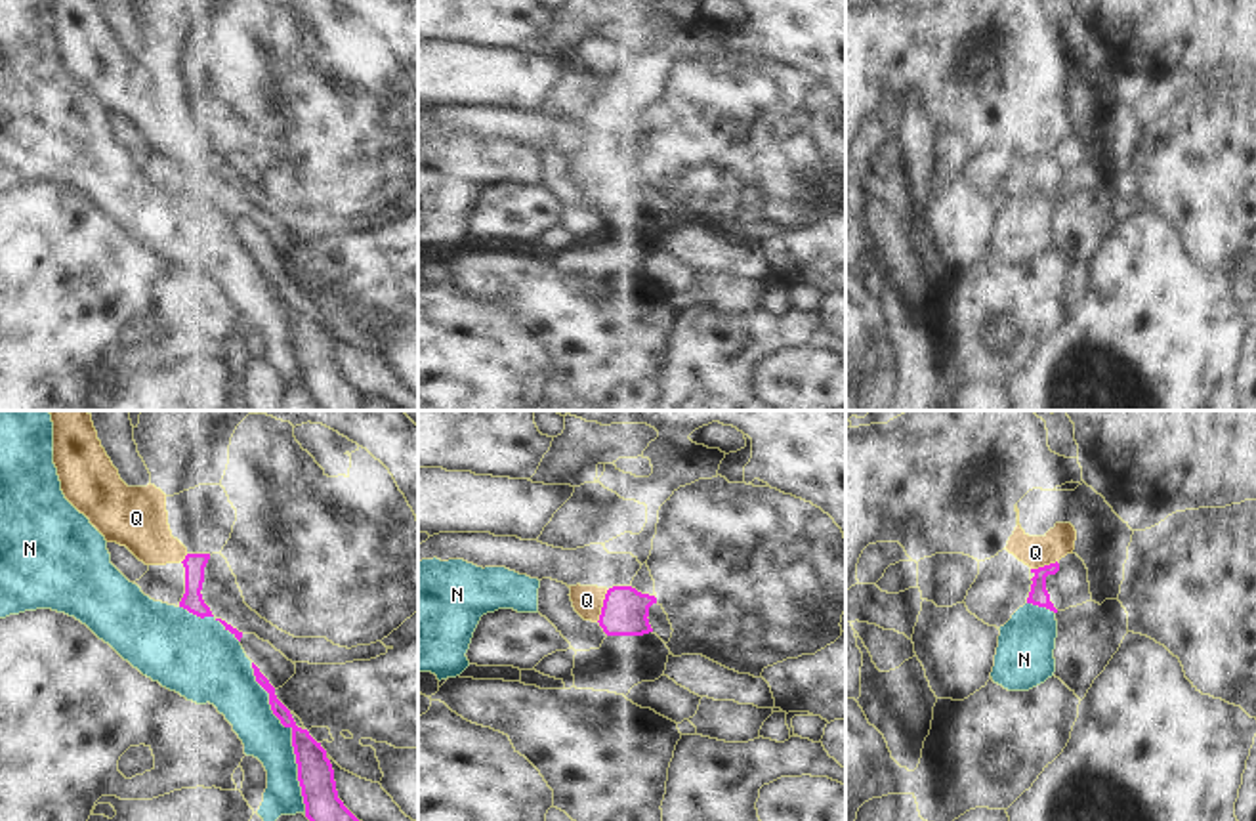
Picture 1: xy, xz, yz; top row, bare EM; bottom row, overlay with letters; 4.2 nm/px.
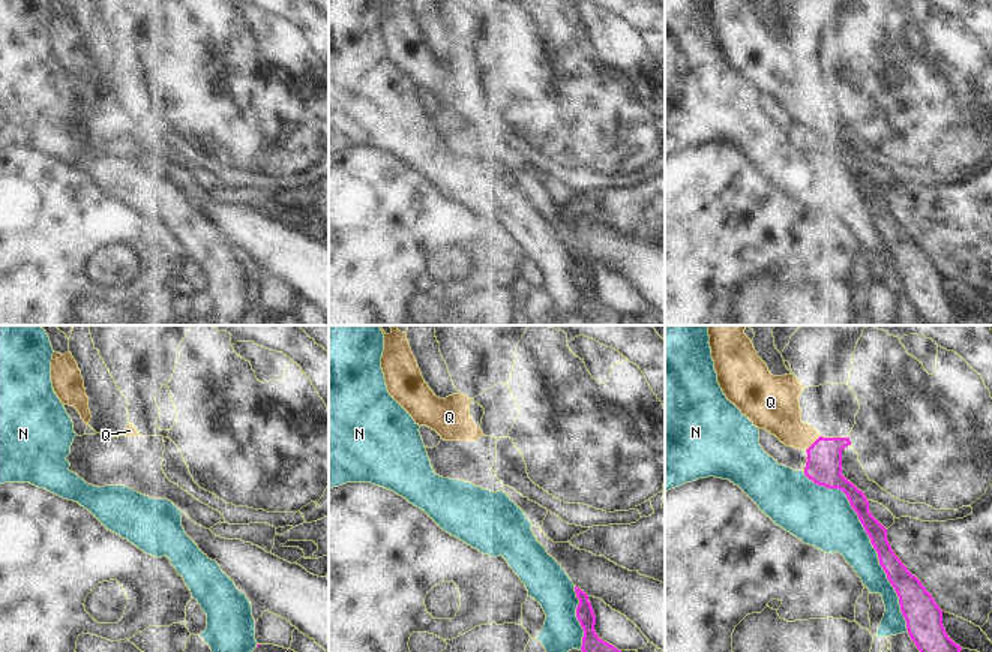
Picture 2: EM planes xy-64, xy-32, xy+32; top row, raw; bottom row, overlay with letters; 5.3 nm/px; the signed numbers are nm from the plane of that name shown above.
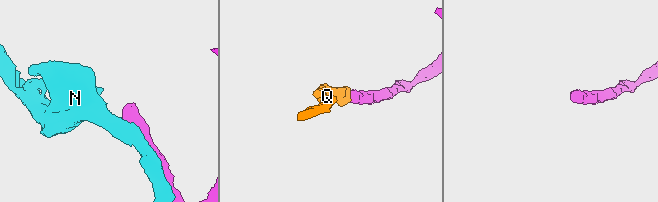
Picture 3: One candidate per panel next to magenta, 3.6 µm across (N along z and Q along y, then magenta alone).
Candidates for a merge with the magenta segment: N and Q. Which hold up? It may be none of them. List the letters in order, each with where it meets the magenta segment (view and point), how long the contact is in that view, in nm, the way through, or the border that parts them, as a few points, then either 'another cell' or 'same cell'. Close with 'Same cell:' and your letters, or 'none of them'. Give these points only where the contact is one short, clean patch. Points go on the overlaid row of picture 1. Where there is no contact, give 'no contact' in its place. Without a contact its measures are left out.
N: meets magenta in xy at (293, 737); contact 700 nm long; another cell
Q: meets magenta in xz at (604, 606); contact 140 nm long; runs through xz (625, 611), (604, 606), (586, 600); same cell
Same cell: Q

